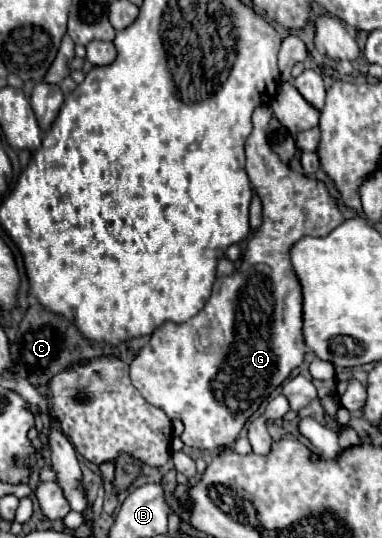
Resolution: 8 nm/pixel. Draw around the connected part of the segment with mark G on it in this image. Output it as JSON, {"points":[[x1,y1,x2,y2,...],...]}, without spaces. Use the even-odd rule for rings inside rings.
{"points":[[259,106,259,108,255,108,255,112,253,112,253,130,251,130,251,134,249,134,249,138,247,138,247,142,245,142,247,174,249,174,249,180,251,180,253,188,257,190,257,194,259,194,259,198,261,198,261,204,263,204,263,224,253,232,253,236,251,236,251,240,249,240,249,244,247,244,247,250,245,250,245,254,243,254,243,258,241,258,241,266,239,266,237,272,233,272,231,276,223,276,223,278,217,278,217,280,215,280,213,294,211,294,211,298,207,300,205,308,203,308,197,316,193,316,191,320,187,320,185,324,167,322,167,324,163,324,161,328,157,328,157,330,151,334,149,344,143,346,143,348,139,350,139,354,135,356,135,360,131,362,131,372,129,372,129,374,131,374,133,386,141,392,141,396,143,396,149,404,161,408,171,420,175,420,175,418,183,420,185,430,183,430,183,434,181,434,181,440,183,440,187,446,201,448,201,450,229,448,229,446,237,440,239,432,243,430,243,426,245,426,245,422,251,418,251,414,261,406,261,402,291,374,293,368,297,368,297,366,303,362,305,352,307,352,307,346,305,346,303,334,301,334,301,324,303,324,303,322,301,322,301,288,299,288,299,282,297,282,295,272,293,272,291,262,289,262,289,248,291,248,299,238,303,238,303,236,307,236,307,234,309,234,309,236,327,236,333,228,337,228,337,226,343,222,343,214,341,214,341,210,337,208,335,200,329,196,325,184,323,184,323,182,317,182,317,180,309,180,307,176,303,176,303,174,299,174,299,172,293,172,293,170,291,170,287,164,283,164,283,162,279,160,279,156,269,148,267,138,265,138,265,132,267,132,267,124,269,124,271,116,273,116,273,112,271,112,269,106],[237,308,245,308,245,322,243,322,243,320,237,322],[225,402,237,404,237,410,231,412,231,408,229,408]]}

